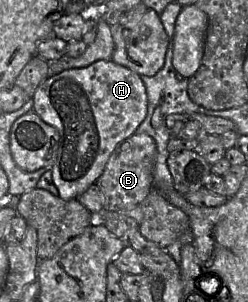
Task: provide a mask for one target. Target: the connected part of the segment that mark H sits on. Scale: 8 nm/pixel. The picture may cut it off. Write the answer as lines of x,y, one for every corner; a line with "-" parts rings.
98,60
83,68
62,71
47,77
33,95
33,111
60,135
57,157
51,166
54,184
63,200
76,199
102,175
116,147
135,134
147,115
147,93
139,74
111,60

